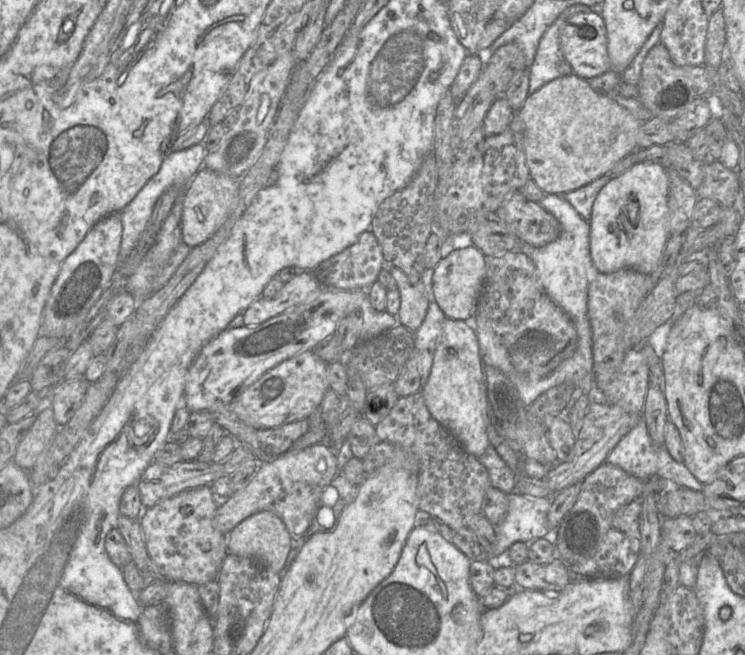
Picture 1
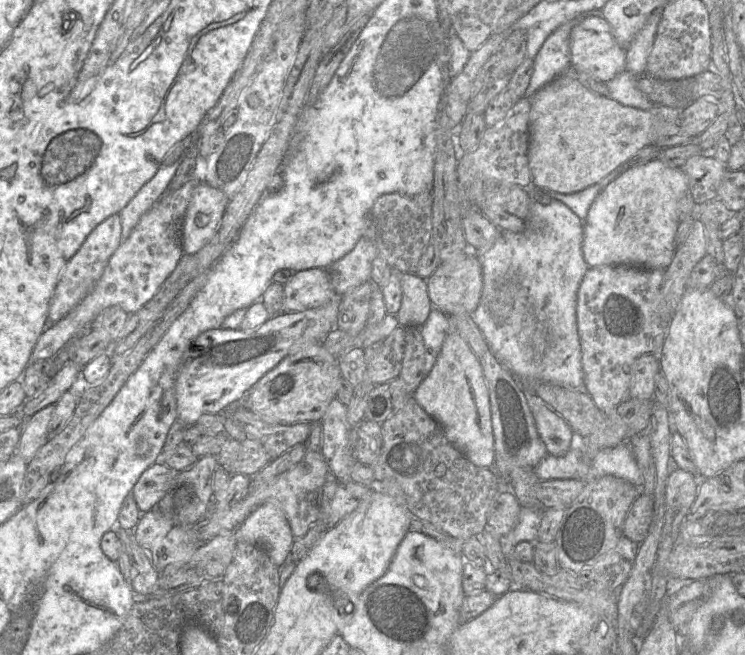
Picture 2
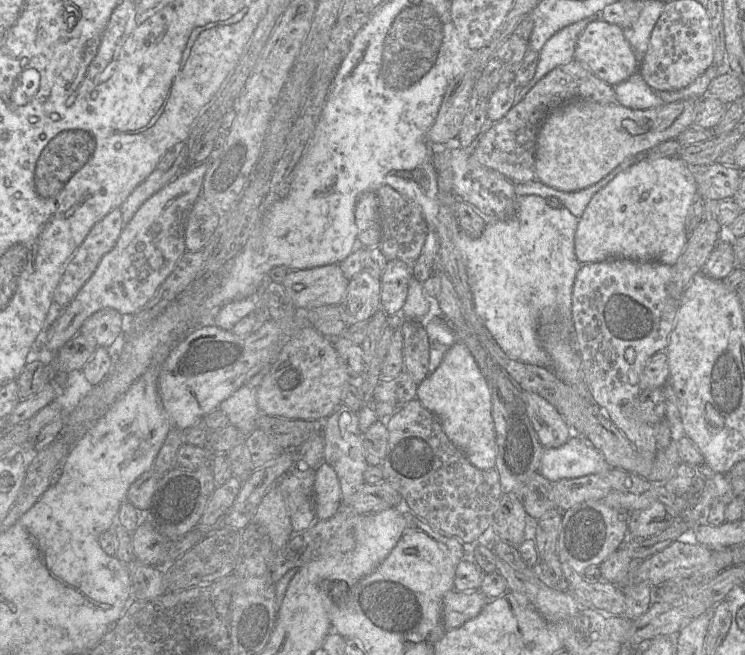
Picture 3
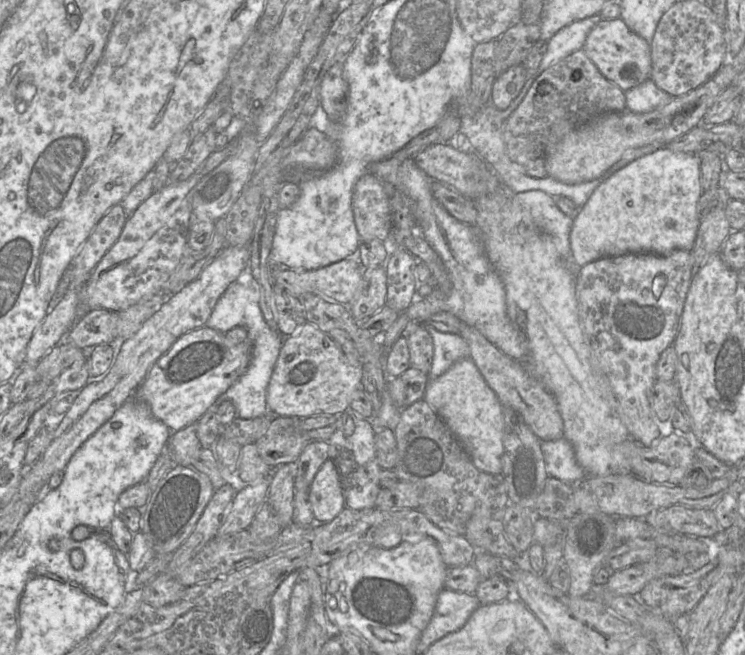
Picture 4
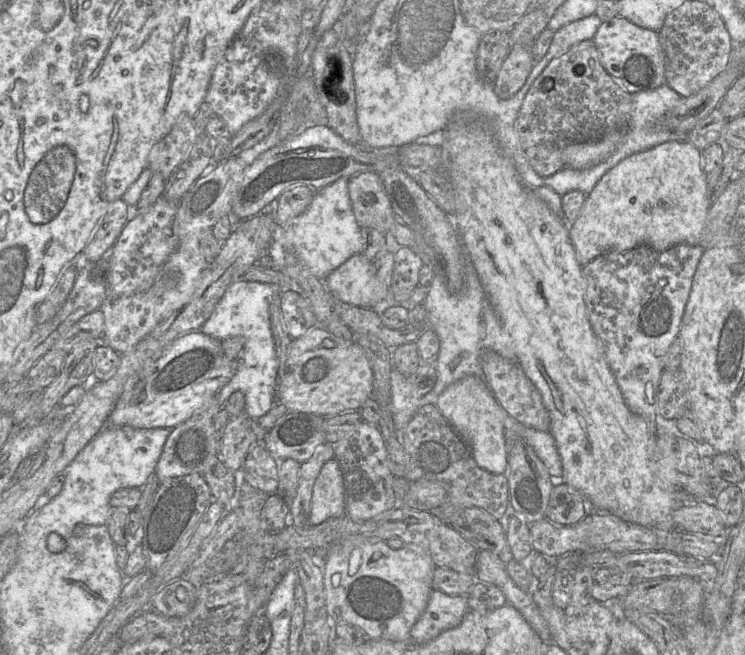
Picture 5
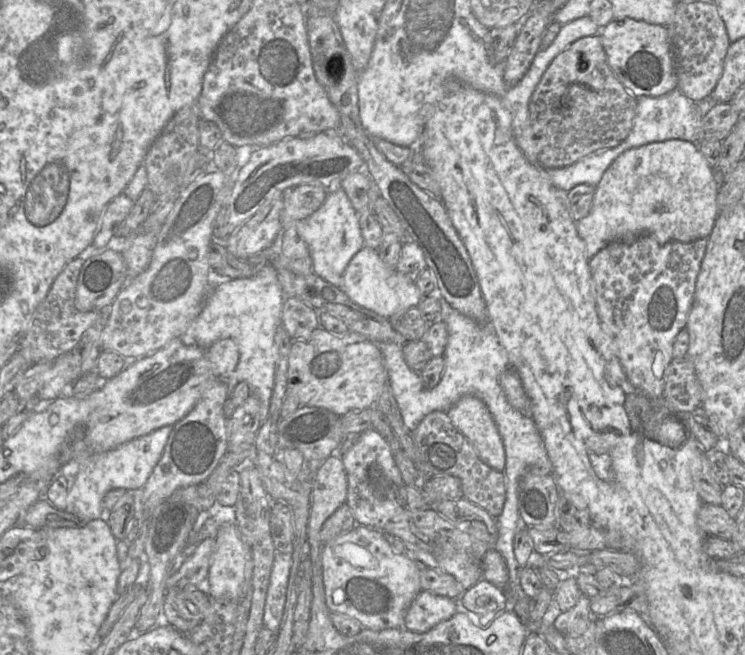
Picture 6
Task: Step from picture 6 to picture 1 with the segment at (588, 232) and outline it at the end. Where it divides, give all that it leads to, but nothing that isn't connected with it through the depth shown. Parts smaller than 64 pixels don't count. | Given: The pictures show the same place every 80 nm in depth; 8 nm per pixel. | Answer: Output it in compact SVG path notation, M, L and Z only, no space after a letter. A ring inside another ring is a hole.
M638 162L623 174L612 178L598 193L590 226L590 256L599 273L632 269L644 274L654 271L670 236L668 211L669 180L667 169L654 162Z

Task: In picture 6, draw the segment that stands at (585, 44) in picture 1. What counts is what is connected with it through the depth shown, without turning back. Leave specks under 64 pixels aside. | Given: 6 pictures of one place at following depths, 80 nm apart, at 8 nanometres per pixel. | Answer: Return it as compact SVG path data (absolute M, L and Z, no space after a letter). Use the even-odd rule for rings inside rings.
M631 18L612 19L599 33L607 62L617 79L635 97L661 96L677 87L666 26Z

